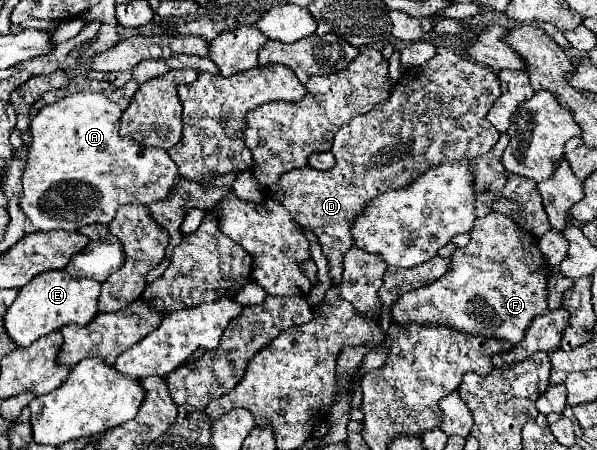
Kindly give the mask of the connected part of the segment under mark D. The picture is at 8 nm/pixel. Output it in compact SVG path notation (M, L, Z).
M439 46L437 56L433 56L429 62L425 62L417 70L403 72L403 78L397 82L387 102L381 102L367 114L361 114L341 126L341 130L335 134L331 150L337 160L331 170L317 172L311 166L289 170L287 174L283 174L283 178L279 178L279 184L271 186L269 196L289 210L303 234L307 230L315 234L329 262L329 276L333 284L339 284L343 278L343 254L353 246L351 228L355 224L355 218L363 212L363 208L367 208L367 202L379 198L385 192L409 186L411 182L415 182L415 178L431 170L431 166L441 166L443 162L455 160L475 160L477 156L483 156L485 150L491 150L495 146L495 142L499 140L499 130L495 130L495 126L491 126L485 116L499 94L501 82L491 68L465 60L453 50Z

